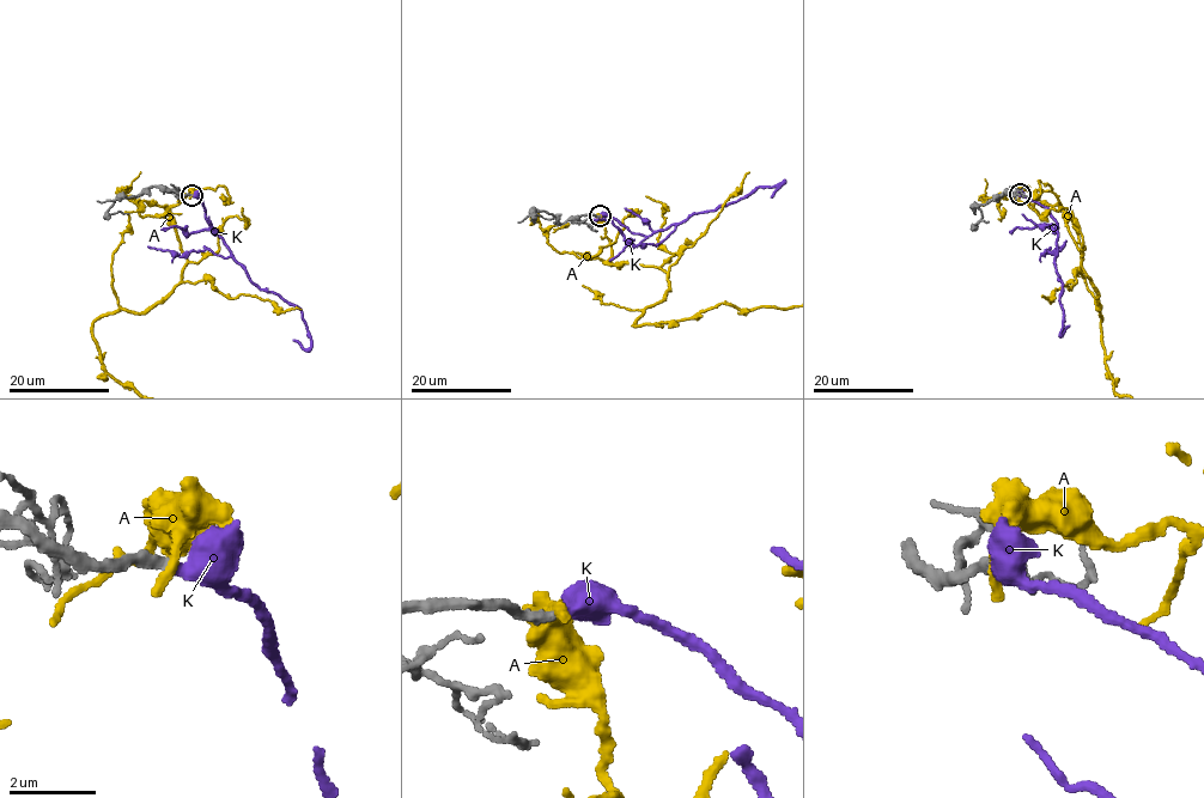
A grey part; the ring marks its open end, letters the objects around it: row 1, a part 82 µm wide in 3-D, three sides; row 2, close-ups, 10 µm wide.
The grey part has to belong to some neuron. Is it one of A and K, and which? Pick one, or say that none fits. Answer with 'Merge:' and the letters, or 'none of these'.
Merge: K

